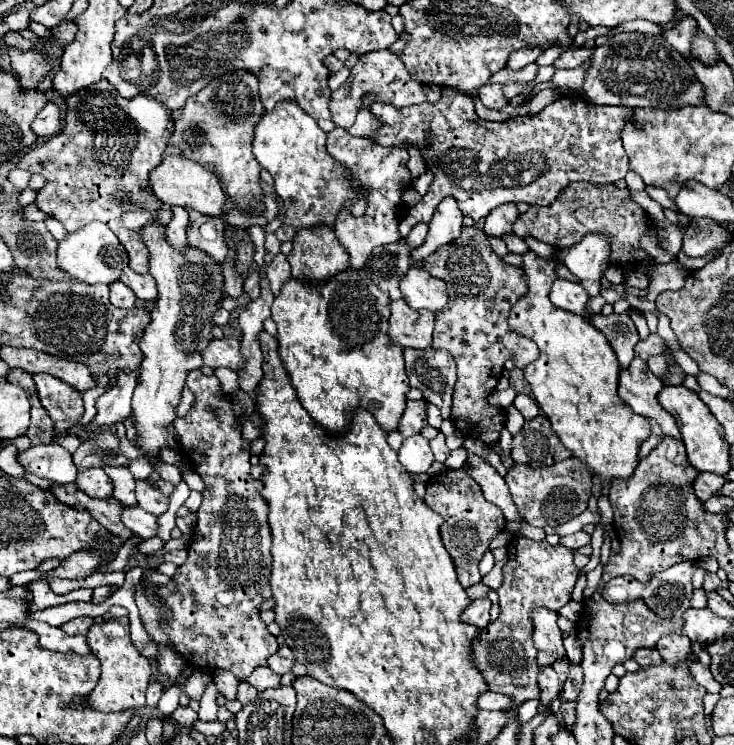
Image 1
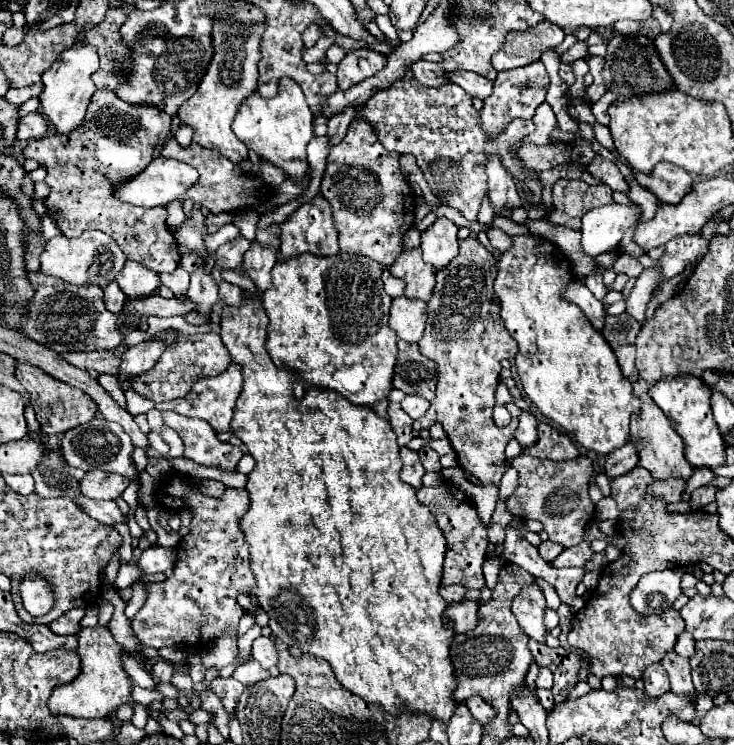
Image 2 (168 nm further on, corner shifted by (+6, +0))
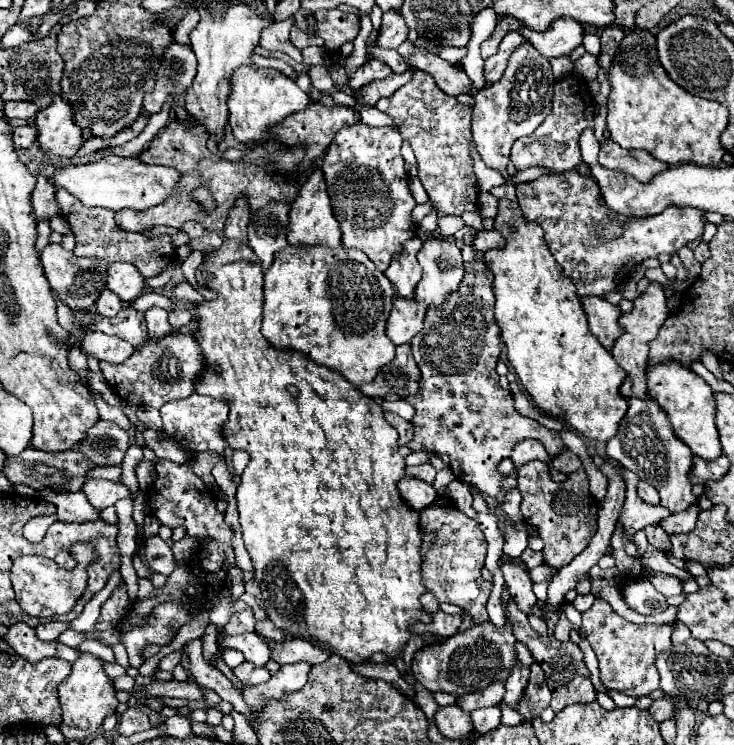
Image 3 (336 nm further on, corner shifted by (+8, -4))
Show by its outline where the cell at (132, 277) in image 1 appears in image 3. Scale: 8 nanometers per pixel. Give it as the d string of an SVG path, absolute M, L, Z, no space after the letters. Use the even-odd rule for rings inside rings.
M114 262L108 268L106 288L120 296L124 302L134 302L144 292L144 278L138 268L128 262Z

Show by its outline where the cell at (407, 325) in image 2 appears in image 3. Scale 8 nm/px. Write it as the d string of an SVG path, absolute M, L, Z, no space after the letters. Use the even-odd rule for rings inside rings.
M396 298L394 308L388 316L386 334L394 344L406 344L410 342L420 330L426 316L426 306L418 304L414 300Z

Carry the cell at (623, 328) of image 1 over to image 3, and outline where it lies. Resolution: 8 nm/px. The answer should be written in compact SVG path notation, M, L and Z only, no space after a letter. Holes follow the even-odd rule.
M652 282L648 286L648 290L634 300L634 310L630 314L624 314L620 318L620 324L624 328L624 334L616 340L614 348L612 348L612 356L614 360L626 370L626 382L622 384L622 394L626 398L638 396L638 398L646 398L646 364L648 364L648 342L656 338L660 326L664 324L664 320L668 318L668 306L666 306L666 296L664 290L658 282Z

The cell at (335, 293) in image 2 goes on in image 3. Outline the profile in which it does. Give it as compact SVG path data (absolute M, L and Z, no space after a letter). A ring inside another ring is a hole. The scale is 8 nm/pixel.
M286 246L276 252L272 268L264 272L264 320L262 334L274 348L298 350L316 364L338 370L354 386L372 382L378 368L394 358L394 344L386 336L386 320L396 290L390 280L360 250L344 246Z

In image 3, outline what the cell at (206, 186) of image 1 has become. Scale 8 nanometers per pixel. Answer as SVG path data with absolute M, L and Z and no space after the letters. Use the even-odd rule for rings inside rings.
M110 154L98 162L58 168L50 180L52 184L66 188L82 204L92 206L92 208L102 206L110 210L122 210L122 208L146 210L160 204L172 194L174 184L180 180L180 174L178 170L168 168L168 166L148 166L140 162L138 158L124 158L124 156Z

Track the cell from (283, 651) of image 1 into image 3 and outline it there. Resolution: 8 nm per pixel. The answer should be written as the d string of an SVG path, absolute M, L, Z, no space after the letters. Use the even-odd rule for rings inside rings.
M226 632L220 636L220 648L234 648L244 654L244 658L256 666L266 666L270 660L270 648L258 638L256 632L248 634L238 634L238 636L228 636Z

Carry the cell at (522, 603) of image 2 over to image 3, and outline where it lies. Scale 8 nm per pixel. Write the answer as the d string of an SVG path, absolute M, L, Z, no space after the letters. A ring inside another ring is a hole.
M510 558L500 560L500 570L504 574L504 580L506 580L506 586L512 594L512 598L528 614L530 608L536 604L536 596L532 592L532 580L530 580L528 572L520 564L512 562Z

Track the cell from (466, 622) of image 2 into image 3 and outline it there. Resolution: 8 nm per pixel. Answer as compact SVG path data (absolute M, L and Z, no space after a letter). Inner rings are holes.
M436 612L436 614L432 614L432 624L416 624L416 628L412 628L412 632L416 632L416 634L440 634L440 636L448 638L448 636L458 632L460 624L462 624L460 614Z

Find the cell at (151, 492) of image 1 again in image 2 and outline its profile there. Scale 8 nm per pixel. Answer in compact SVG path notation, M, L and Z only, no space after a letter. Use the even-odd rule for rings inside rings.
M96 416L94 420L86 422L78 428L72 428L70 432L64 432L62 452L64 452L64 458L70 466L82 468L84 472L98 468L98 470L106 470L106 472L126 476L130 482L138 482L138 472L136 472L136 466L134 466L134 460L132 460L134 446L130 442L130 436L122 430L120 424L108 422L102 416Z

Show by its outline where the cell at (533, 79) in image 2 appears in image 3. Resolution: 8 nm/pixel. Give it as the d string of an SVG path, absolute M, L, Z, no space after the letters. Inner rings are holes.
M520 44L508 58L508 68L502 78L482 88L472 108L472 138L484 162L494 170L506 170L510 148L516 138L532 134L548 116L552 108L554 74L550 62L530 44Z

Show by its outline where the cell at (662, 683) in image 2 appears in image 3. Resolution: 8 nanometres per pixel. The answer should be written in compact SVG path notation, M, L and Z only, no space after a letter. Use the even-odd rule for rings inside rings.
M654 700L654 704L650 706L648 712L654 716L654 720L664 722L664 720L672 720L672 716L674 716L674 706L672 706L670 700Z

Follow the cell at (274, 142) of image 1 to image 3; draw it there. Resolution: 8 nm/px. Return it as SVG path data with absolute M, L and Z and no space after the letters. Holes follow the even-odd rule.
M240 66L232 74L232 92L228 96L228 122L232 126L232 132L236 140L244 144L256 144L270 138L270 126L284 120L286 116L304 110L310 104L310 98L304 90L298 88L298 84L282 74L280 70L272 68L256 68L252 66Z

